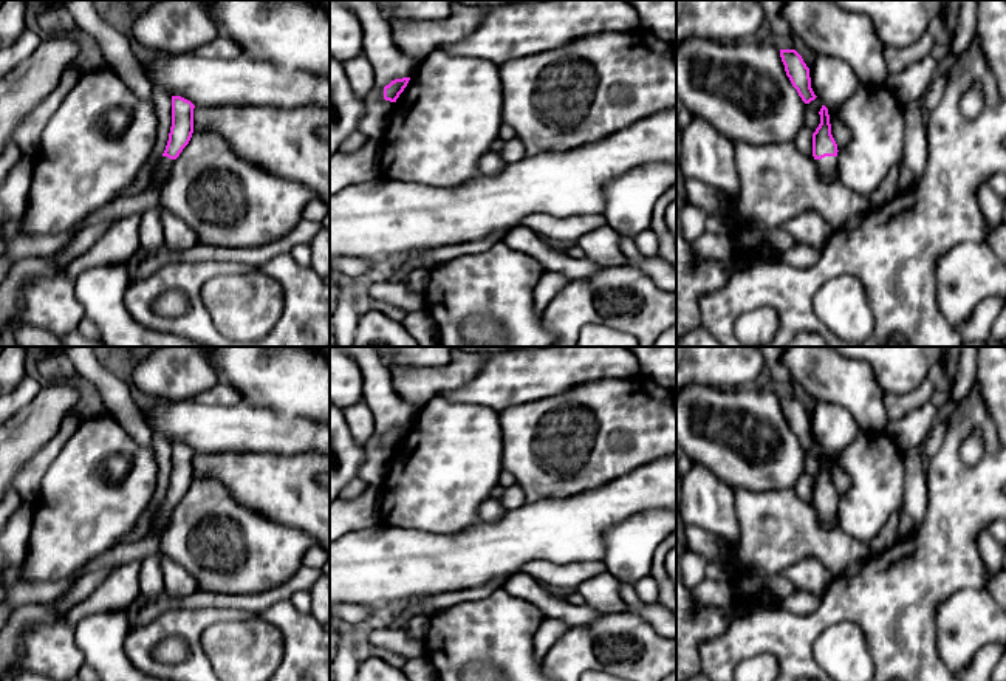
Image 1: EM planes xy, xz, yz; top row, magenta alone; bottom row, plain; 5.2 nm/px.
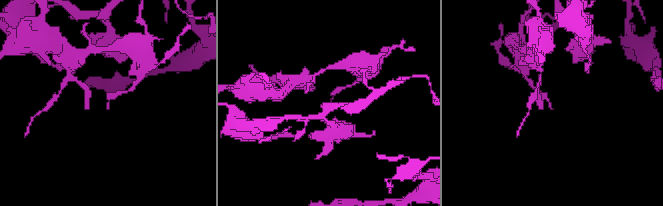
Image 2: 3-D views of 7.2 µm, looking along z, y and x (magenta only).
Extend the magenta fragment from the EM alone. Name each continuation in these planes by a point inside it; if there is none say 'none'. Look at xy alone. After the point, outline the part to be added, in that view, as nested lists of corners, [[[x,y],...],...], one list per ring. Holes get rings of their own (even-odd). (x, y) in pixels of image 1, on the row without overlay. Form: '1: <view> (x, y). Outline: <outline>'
1: xy (166, 509). Outline: [[[161,503],[161,514],[158,517],[158,531],[159,531],[159,537],[163,534],[163,531],[166,529],[170,514],[173,511],[173,506],[167,505],[167,503]]]

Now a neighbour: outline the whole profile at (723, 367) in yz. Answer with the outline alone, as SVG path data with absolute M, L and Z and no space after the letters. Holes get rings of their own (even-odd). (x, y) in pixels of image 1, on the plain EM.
M676 347L676 392L687 384L754 385L763 367L760 347Z

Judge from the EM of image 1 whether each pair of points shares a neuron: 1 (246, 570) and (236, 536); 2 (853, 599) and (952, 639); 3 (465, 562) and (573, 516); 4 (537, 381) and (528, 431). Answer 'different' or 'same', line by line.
1: same
2: different
3: same
4: different

